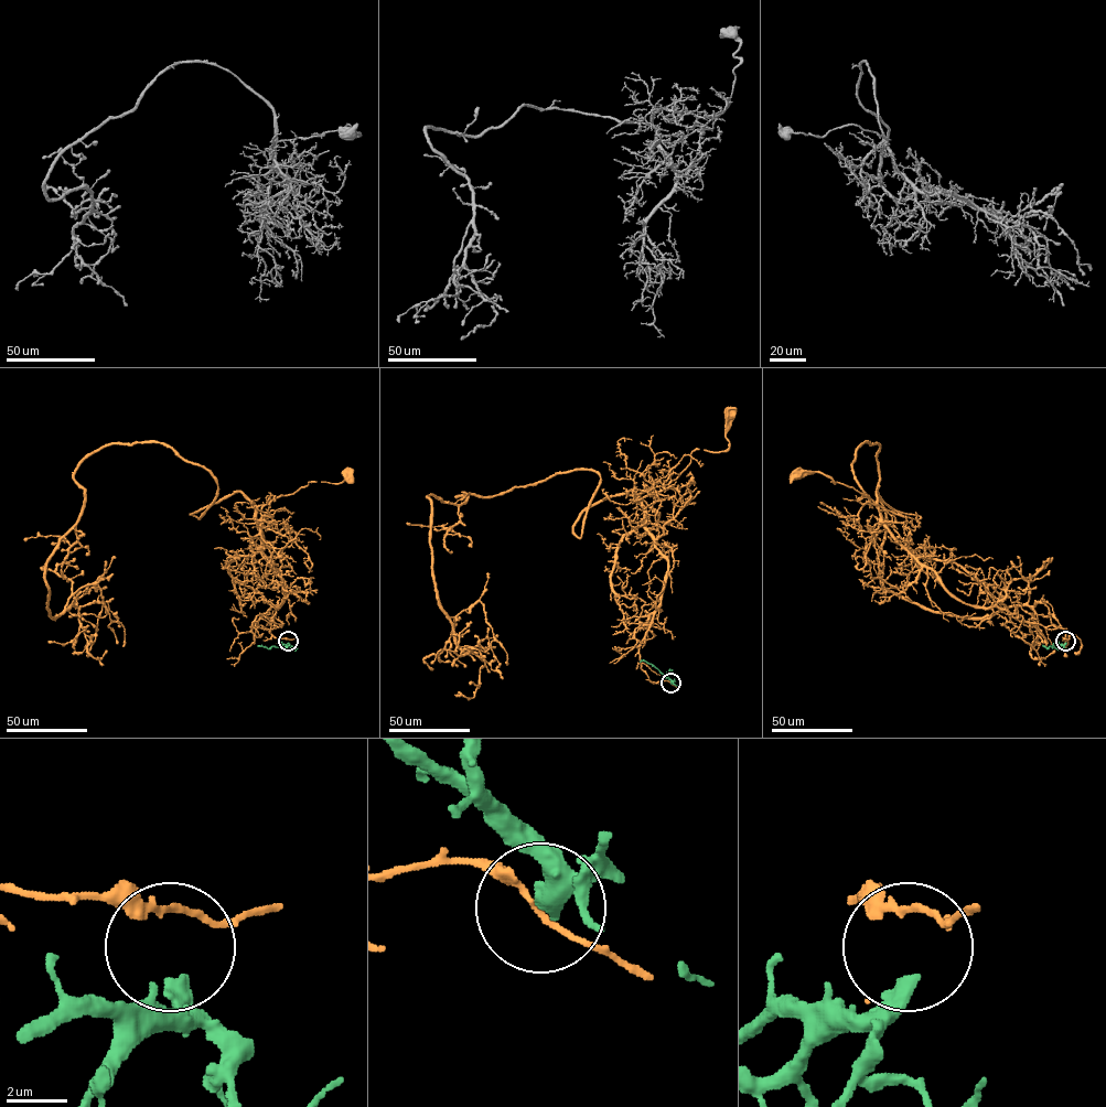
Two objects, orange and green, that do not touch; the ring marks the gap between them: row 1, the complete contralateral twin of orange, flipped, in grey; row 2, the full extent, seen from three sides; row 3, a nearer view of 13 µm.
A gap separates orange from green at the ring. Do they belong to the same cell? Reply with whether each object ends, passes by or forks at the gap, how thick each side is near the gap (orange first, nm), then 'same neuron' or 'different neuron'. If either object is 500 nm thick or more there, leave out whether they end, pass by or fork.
220/500 nm | different neuron

